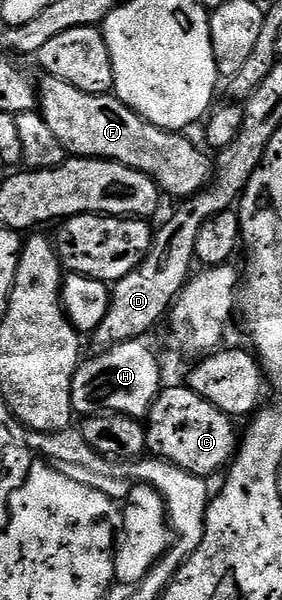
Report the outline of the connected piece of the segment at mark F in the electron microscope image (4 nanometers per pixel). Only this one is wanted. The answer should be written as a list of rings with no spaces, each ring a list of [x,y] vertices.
[[[41,73],[35,83],[38,113],[47,126],[54,131],[54,137],[62,144],[65,155],[74,158],[104,158],[108,162],[117,162],[123,166],[134,168],[146,176],[150,176],[165,195],[175,200],[192,197],[204,189],[214,177],[214,162],[203,149],[199,150],[183,133],[174,130],[163,130],[150,124],[142,116],[138,116],[125,102],[112,94],[91,94],[82,92],[82,88],[74,88],[74,84],[66,84],[66,80],[58,80],[58,76]]]

